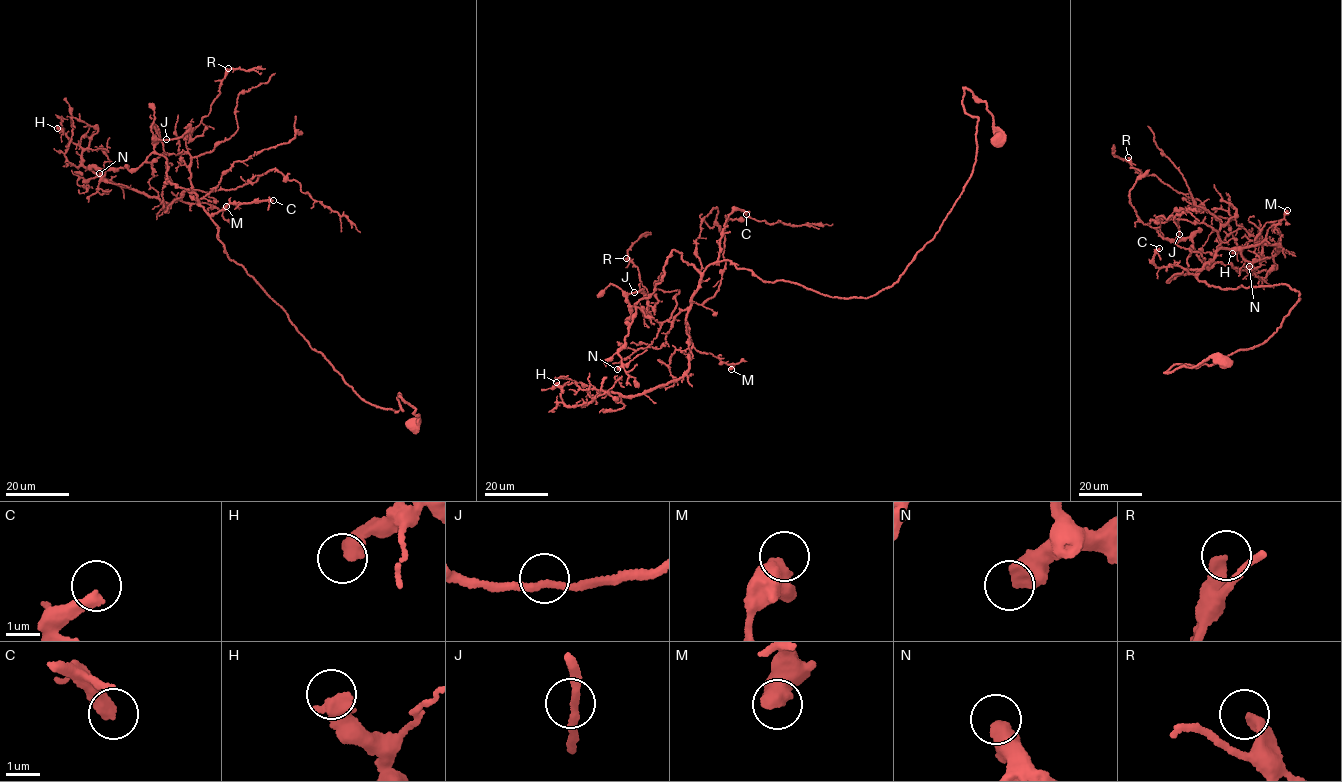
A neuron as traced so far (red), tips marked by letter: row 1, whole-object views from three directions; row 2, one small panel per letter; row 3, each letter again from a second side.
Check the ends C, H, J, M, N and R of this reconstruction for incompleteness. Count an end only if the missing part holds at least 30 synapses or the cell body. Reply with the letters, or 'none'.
C

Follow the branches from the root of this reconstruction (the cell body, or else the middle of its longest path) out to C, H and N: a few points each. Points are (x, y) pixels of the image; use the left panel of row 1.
C: (259, 284), (242, 266), (228, 259), (218, 239), (217, 226), (210, 217), (230, 202), (273, 200)
H: (259, 284), (228, 259), (193, 191), (168, 204), (96, 175), (81, 163), (81, 147), (57, 128)
N: (259, 284), (228, 259), (196, 194), (165, 182), (165, 157), (151, 153), (134, 170), (99, 173)

